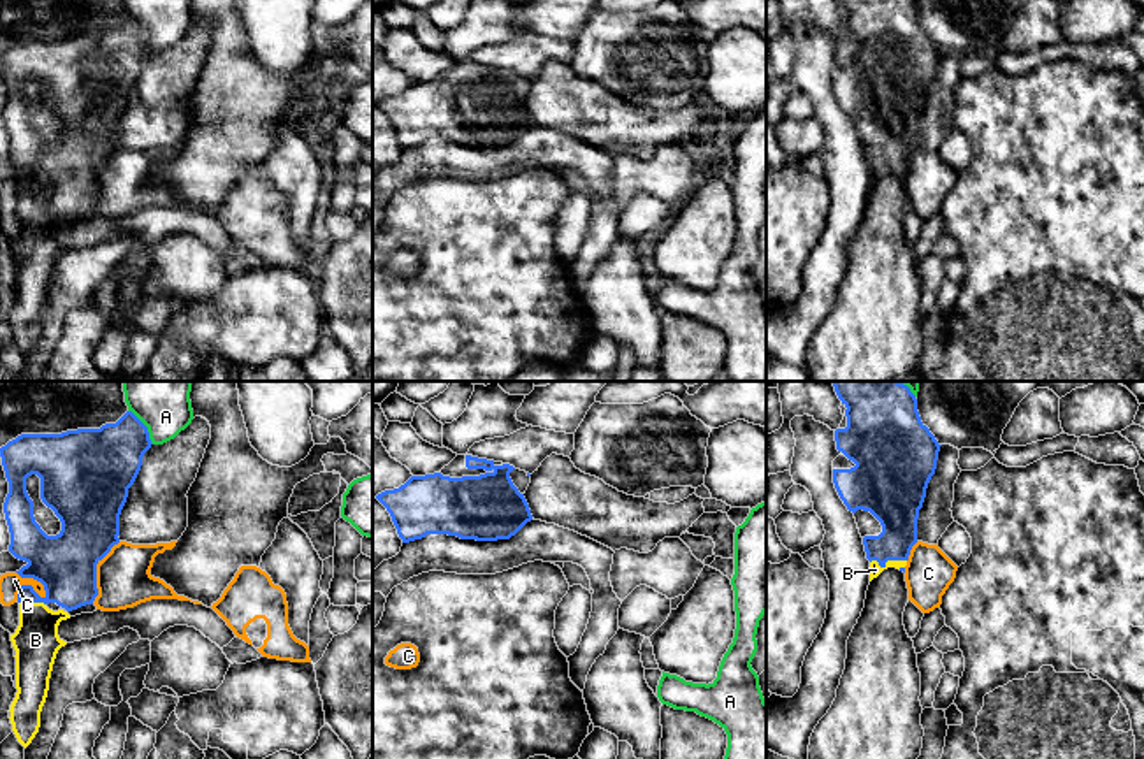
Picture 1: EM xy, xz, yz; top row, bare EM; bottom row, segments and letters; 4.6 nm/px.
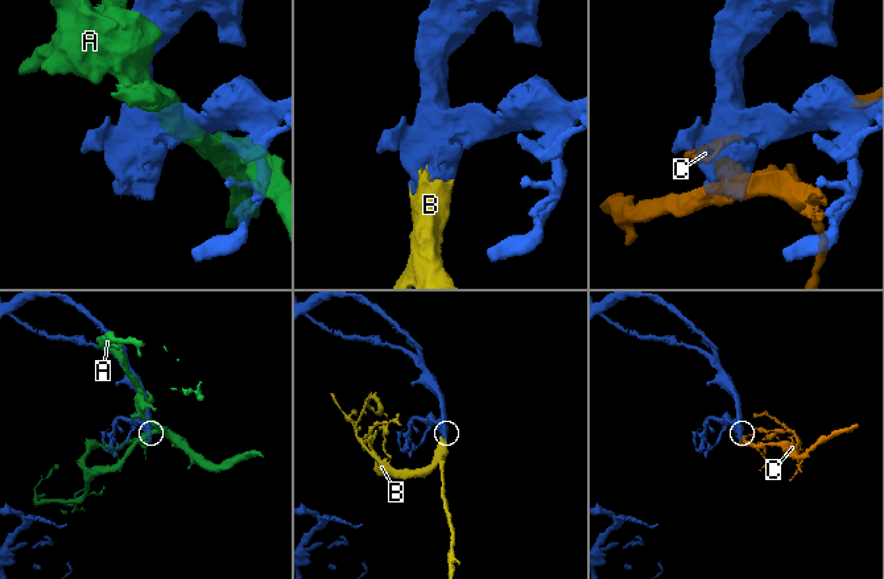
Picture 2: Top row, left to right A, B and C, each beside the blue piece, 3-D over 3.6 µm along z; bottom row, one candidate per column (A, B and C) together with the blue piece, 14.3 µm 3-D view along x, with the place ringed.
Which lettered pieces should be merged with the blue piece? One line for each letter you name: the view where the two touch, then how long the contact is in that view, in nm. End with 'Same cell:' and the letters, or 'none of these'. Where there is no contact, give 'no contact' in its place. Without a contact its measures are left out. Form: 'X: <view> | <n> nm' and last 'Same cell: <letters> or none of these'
B: yz | 170 nm
Same cell: B

